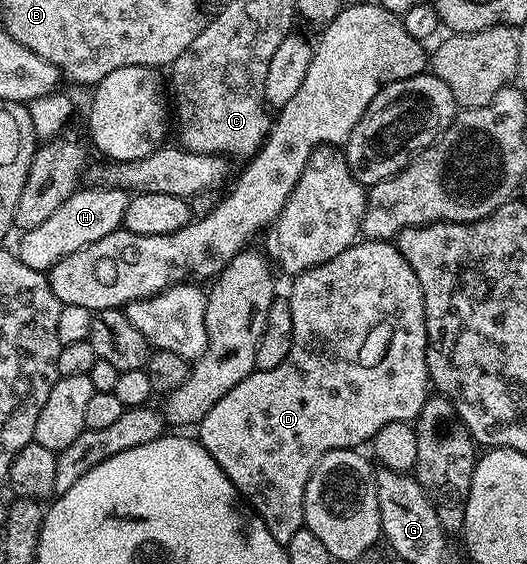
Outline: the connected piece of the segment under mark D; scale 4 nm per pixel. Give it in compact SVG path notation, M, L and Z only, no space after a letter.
M362 239L352 244L343 254L335 254L331 262L323 262L319 266L301 272L292 281L293 289L287 293L287 299L291 306L291 330L293 331L293 345L283 362L266 372L255 370L243 382L239 382L211 410L203 417L200 424L196 425L195 436L201 445L215 458L215 462L231 478L231 482L237 487L237 495L260 516L261 521L271 530L271 538L275 542L288 546L291 538L301 528L305 527L305 491L307 482L315 470L315 466L328 452L334 452L340 448L360 449L360 444L368 445L373 435L387 422L416 421L417 415L423 410L426 400L431 395L431 381L429 379L429 367L427 366L427 326L425 325L425 303L423 302L423 290L419 286L419 278L415 278L415 270L403 258L403 254L397 249L396 243L388 240Z

